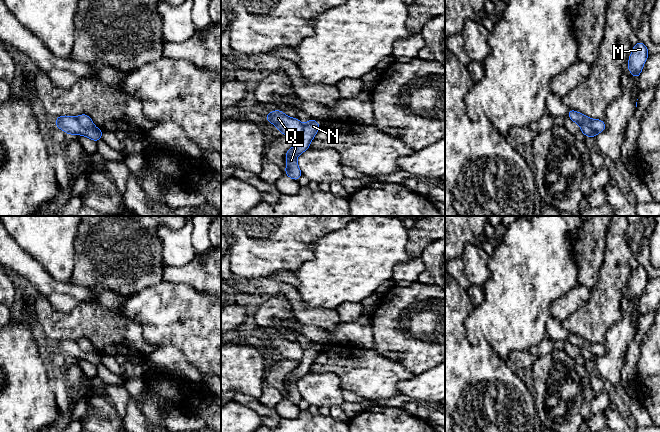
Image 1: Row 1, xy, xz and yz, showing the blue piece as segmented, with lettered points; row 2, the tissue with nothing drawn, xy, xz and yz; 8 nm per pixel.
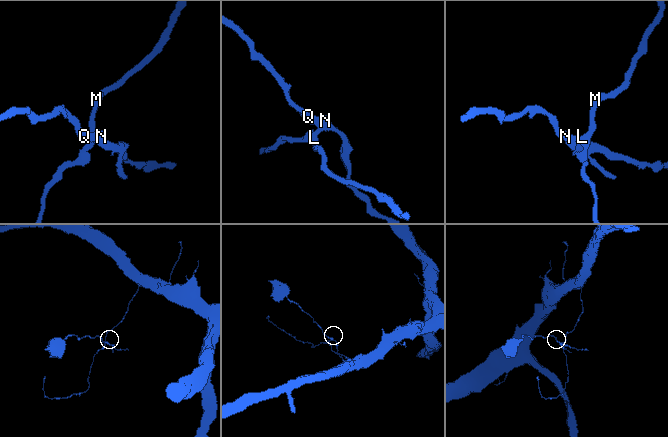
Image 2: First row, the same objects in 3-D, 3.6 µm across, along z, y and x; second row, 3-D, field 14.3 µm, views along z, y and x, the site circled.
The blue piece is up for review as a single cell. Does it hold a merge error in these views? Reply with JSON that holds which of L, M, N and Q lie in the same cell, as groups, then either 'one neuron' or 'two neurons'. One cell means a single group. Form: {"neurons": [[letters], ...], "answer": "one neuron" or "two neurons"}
{"neurons": [["L", "M", "N"], ["Q"]], "answer": "two neurons"}

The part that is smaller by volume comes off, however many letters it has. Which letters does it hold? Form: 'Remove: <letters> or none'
Remove: Q

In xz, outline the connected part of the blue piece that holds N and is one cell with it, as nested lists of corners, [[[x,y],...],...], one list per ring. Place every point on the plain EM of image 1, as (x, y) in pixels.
[[[310,342],[310,344],[303,349],[303,358],[300,360],[299,366],[286,376],[285,382],[287,383],[287,391],[284,395],[291,403],[297,405],[301,401],[302,397],[297,388],[296,382],[309,373],[311,365],[319,352],[320,348],[317,347],[315,343]]]

